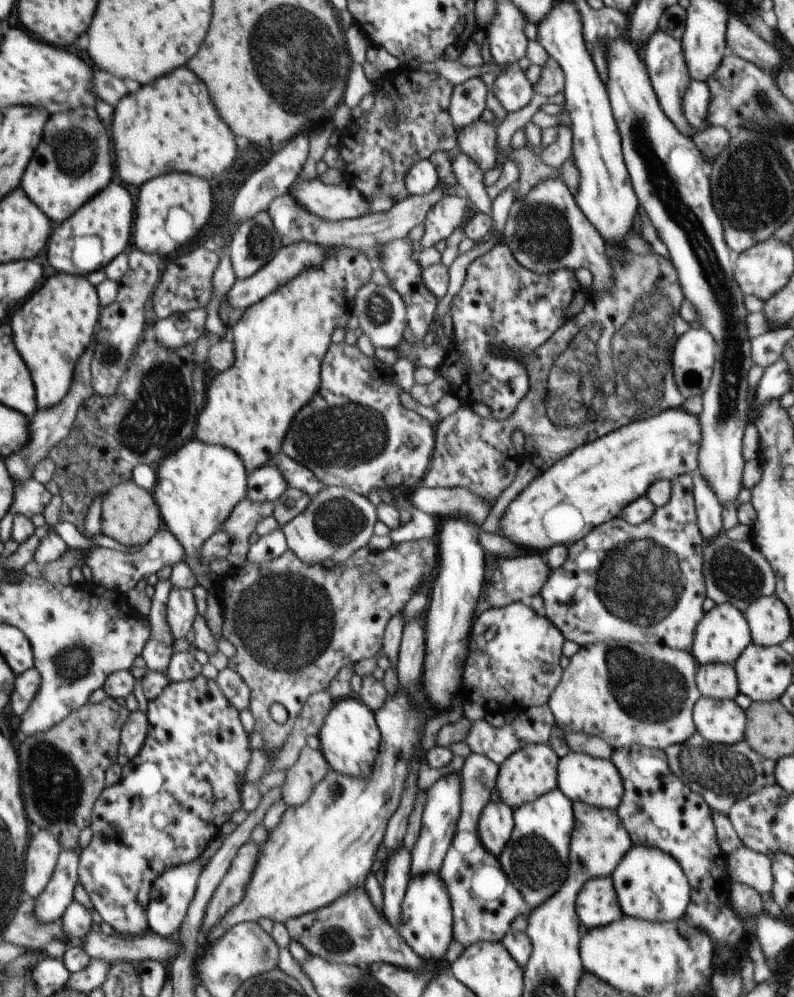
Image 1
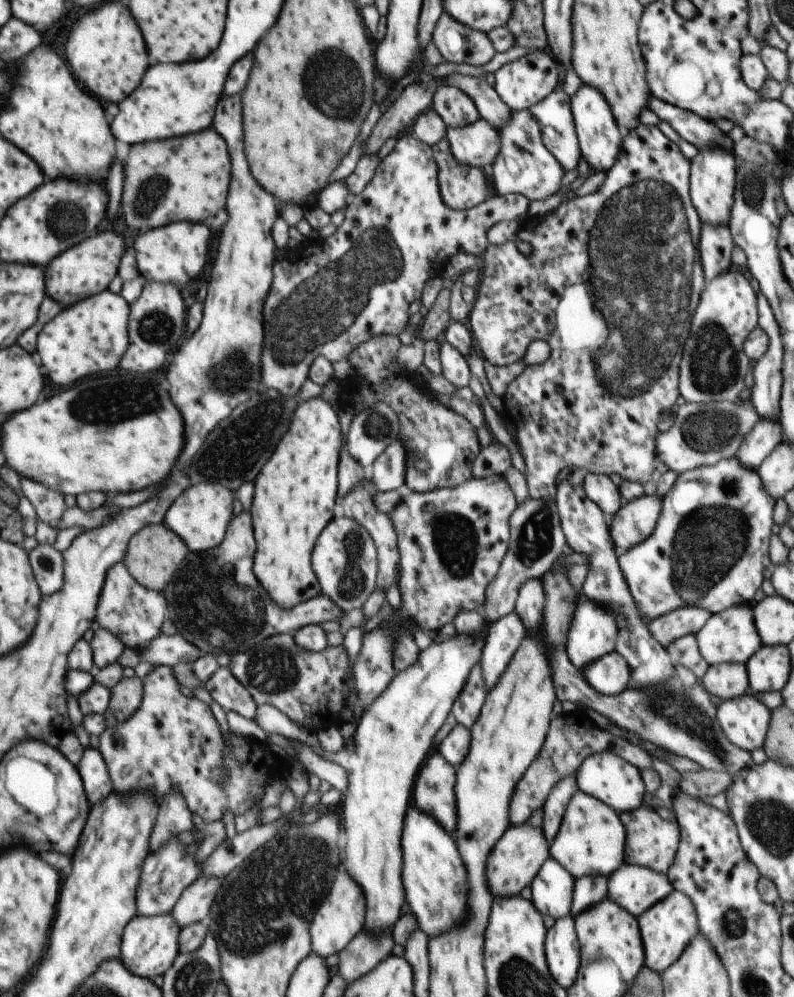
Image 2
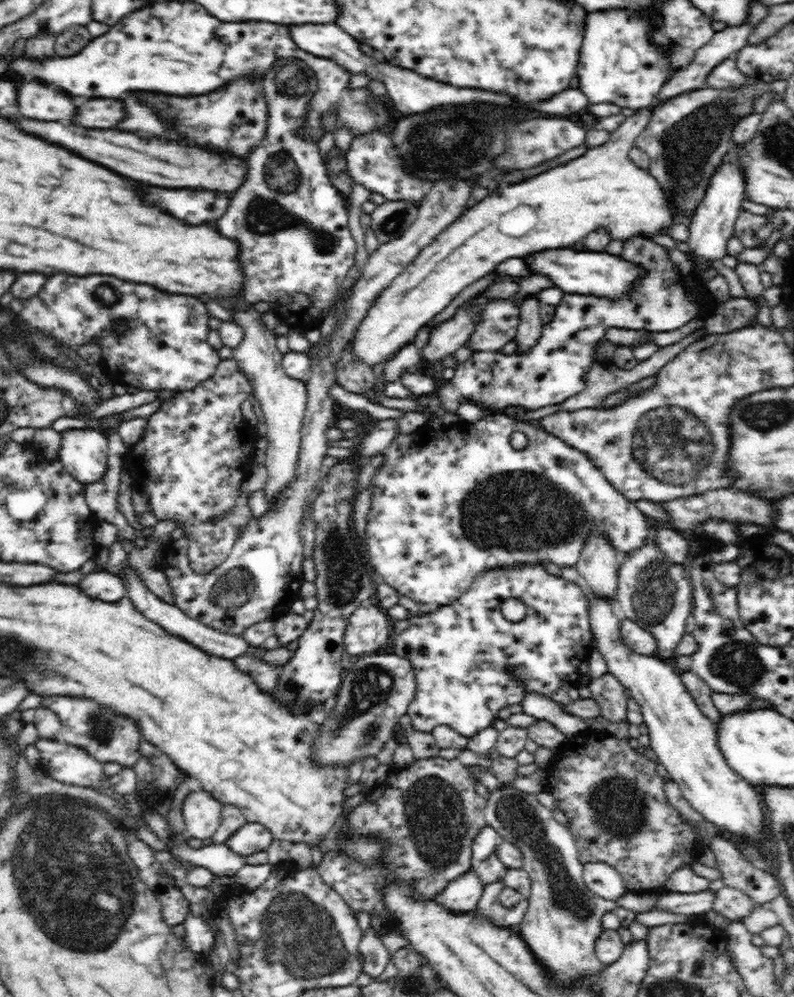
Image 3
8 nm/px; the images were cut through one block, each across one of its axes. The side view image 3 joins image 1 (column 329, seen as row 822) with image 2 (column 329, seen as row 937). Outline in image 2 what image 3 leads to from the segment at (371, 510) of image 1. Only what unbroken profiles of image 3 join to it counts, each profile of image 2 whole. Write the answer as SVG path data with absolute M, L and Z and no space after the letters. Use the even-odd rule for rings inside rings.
M341 499L334 507L334 518L318 536L312 550L312 570L321 586L321 594L332 598L340 610L347 613L354 608L362 608L374 592L378 582L378 550L368 530L360 526L354 518L347 518Z

